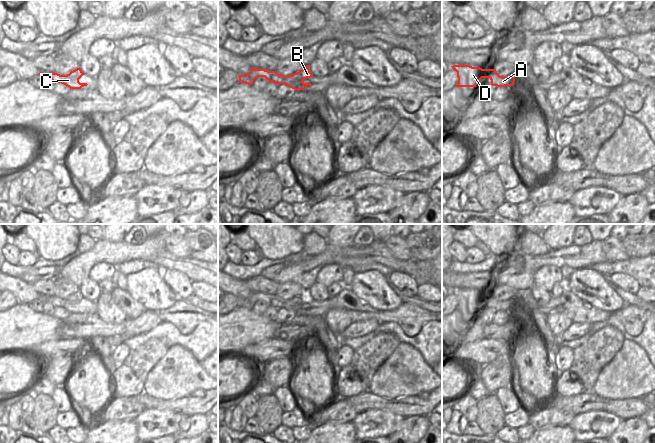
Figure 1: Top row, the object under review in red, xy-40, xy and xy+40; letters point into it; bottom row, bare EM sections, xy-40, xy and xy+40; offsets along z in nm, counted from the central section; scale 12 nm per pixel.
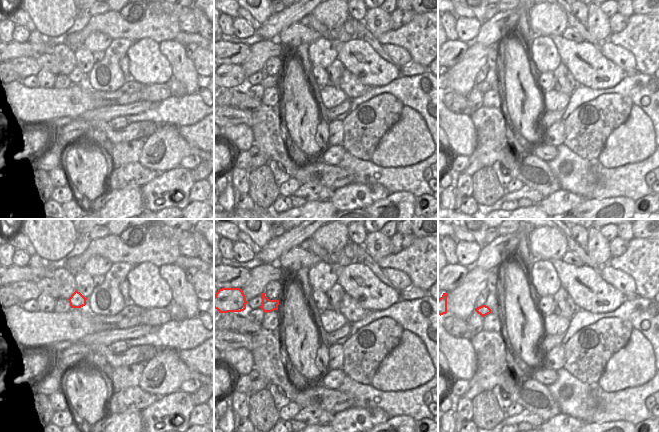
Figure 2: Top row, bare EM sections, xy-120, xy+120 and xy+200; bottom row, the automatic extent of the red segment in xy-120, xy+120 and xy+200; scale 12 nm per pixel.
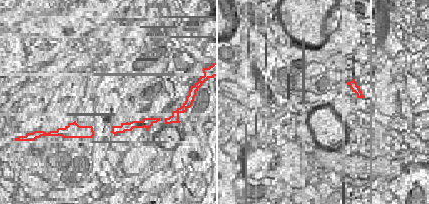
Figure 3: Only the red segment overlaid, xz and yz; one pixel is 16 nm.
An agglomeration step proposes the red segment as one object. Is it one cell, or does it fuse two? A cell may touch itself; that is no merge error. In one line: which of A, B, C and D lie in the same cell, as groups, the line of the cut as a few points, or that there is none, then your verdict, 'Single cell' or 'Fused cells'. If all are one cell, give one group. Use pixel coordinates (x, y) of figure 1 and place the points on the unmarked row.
Groups: A B C / D. Split along xy (278, 297), (272, 297), (266, 302). Fused cells.

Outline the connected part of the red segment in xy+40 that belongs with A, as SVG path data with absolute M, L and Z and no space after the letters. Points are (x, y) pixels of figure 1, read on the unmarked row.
M496 297L493 301L485 302L489 302L491 304L491 309L497 311L513 310L515 306L515 300L508 299L506 301L502 301L498 297Z

